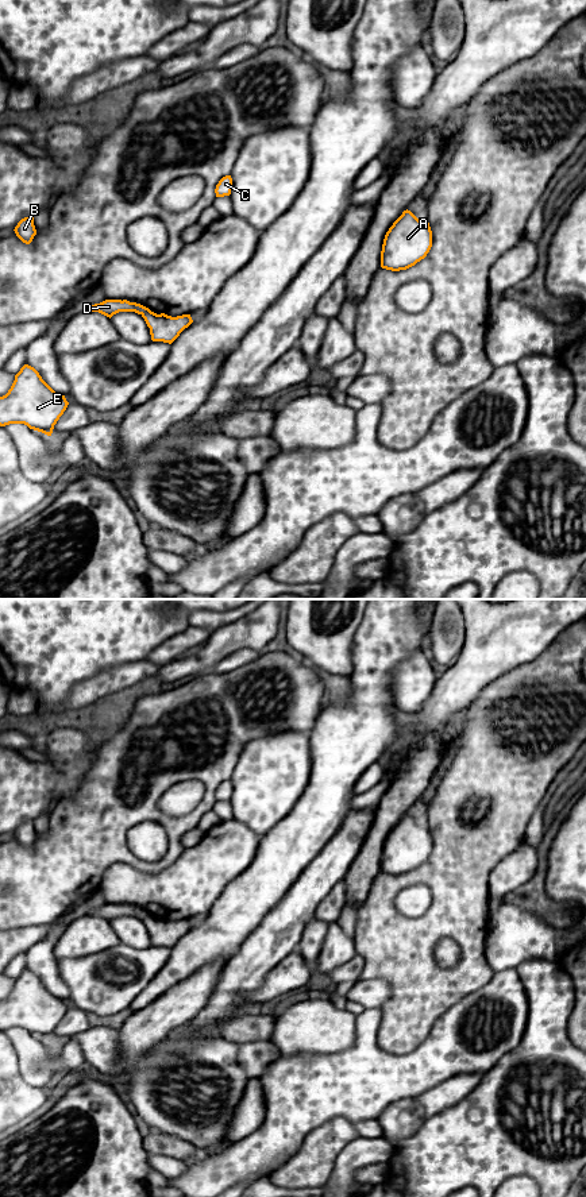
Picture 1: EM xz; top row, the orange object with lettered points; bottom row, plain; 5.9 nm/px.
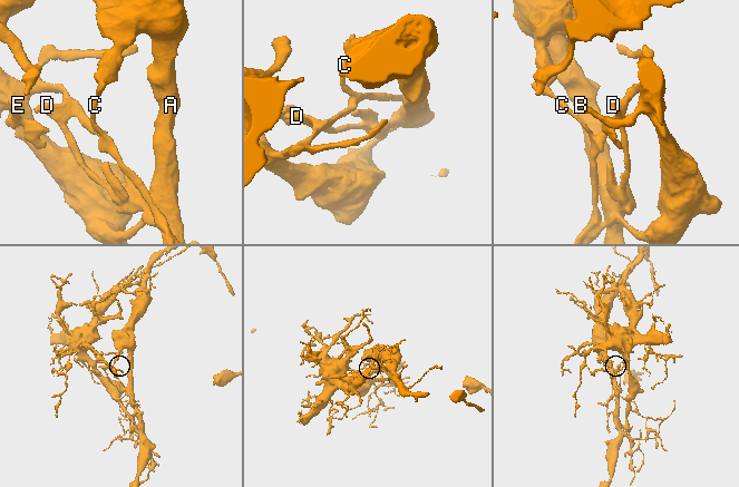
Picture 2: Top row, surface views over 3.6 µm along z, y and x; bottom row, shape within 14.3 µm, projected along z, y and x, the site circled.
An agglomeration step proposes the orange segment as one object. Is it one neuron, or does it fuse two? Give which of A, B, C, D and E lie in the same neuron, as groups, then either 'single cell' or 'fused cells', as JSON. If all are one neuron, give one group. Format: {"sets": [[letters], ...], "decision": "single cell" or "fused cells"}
{"sets": [["A", "D"], ["B", "C", "E"]], "decision": "fused cells"}

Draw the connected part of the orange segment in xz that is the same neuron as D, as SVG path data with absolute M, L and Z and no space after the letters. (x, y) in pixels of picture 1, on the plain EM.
M105 904L100 908L90 910L89 916L99 916L107 922L112 922L113 919L123 915L122 904Z

